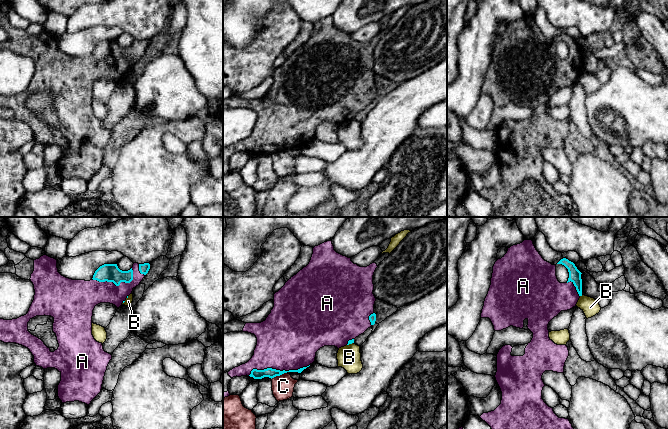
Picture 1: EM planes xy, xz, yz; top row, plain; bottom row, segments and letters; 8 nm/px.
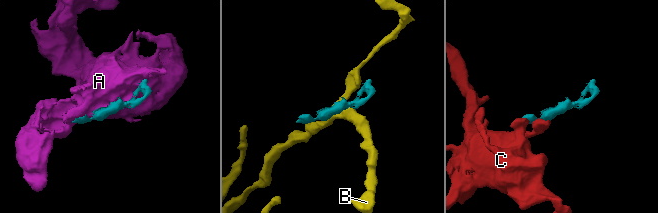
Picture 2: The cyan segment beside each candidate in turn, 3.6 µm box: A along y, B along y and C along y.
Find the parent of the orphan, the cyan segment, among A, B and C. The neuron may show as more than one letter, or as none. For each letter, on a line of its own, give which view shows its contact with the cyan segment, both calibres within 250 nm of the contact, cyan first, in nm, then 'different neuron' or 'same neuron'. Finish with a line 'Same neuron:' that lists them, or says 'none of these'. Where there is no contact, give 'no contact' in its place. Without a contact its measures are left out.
A: meets cyan in xz; 80 nm thick on the cyan side, 480 nm on the other; same neuron
B: meets cyan in xz; 30 nm thick on the cyan side, 190 nm on the other; different neuron
C: meets cyan in xz; 80 nm thick on the cyan side, 180 nm on the other; different neuron
Same neuron: A

